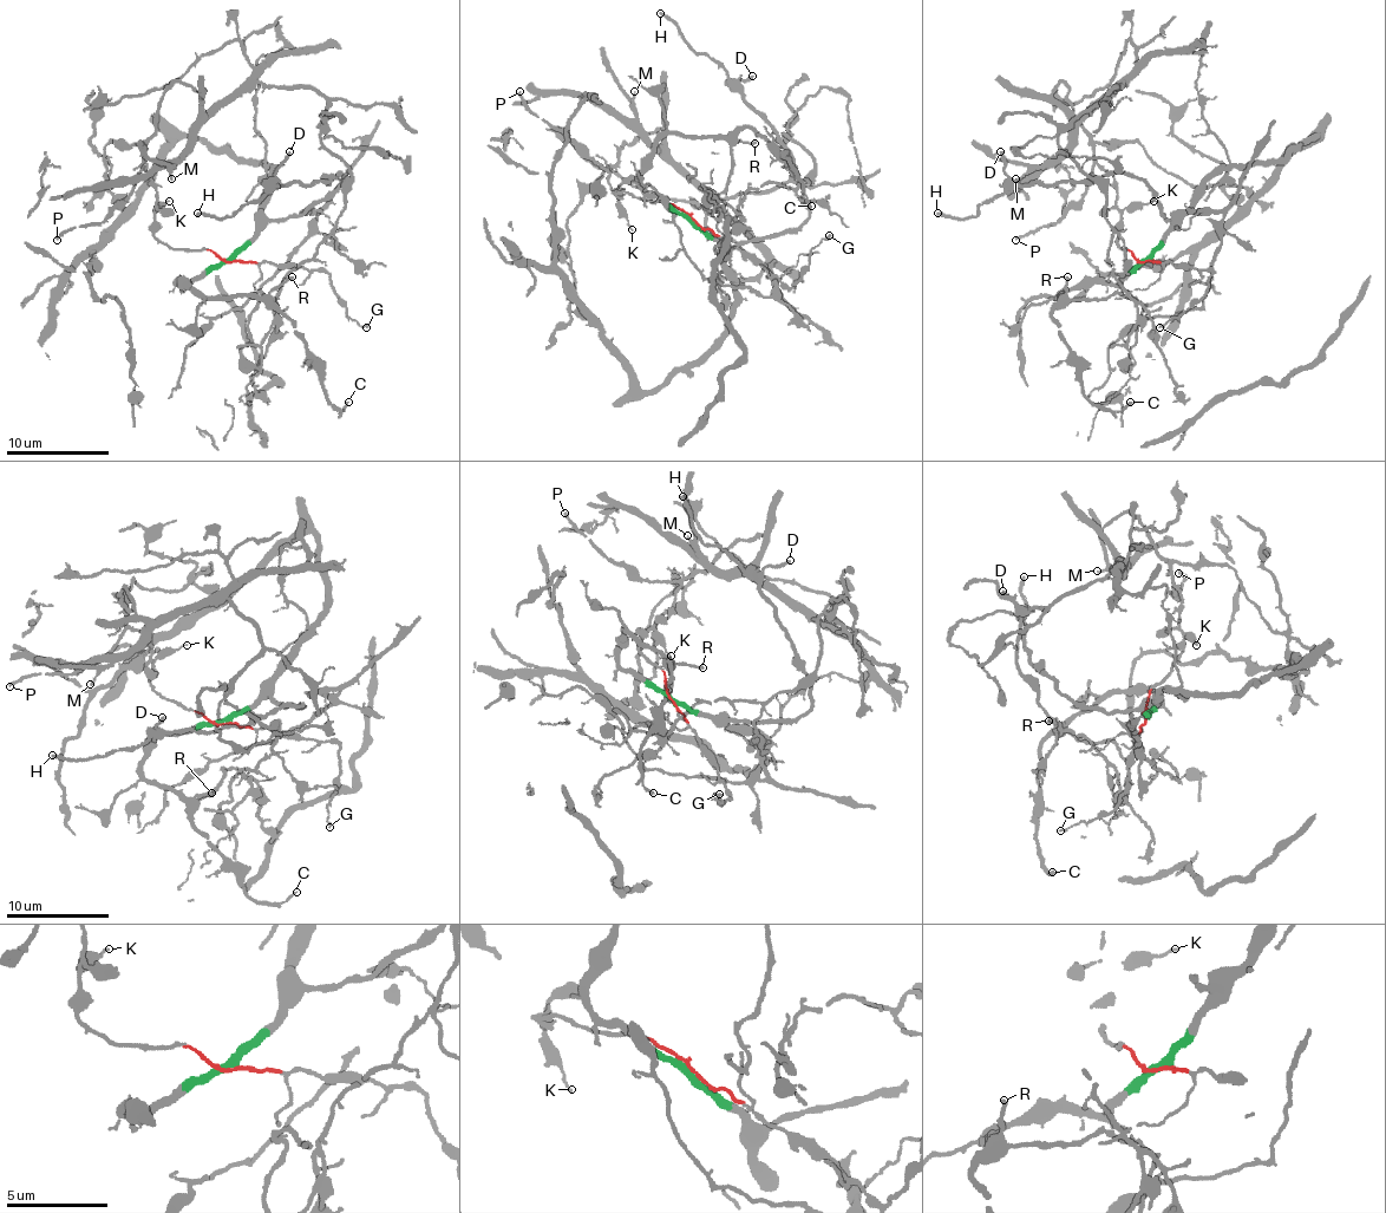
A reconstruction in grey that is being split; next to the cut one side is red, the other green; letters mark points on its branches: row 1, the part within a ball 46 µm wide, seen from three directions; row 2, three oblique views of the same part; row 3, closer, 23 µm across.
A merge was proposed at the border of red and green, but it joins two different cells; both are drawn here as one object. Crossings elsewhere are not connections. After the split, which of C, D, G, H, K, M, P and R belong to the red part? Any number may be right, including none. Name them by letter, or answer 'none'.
G, K, M, P

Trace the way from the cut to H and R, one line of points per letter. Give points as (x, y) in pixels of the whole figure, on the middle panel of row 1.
H: (693, 220), (730, 248), (793, 233), (809, 217), (809, 207), (804, 201), (804, 181), (778, 132), (660, 13)
R: (693, 220), (675, 214), (641, 189), (641, 161), (667, 135), (754, 142)

